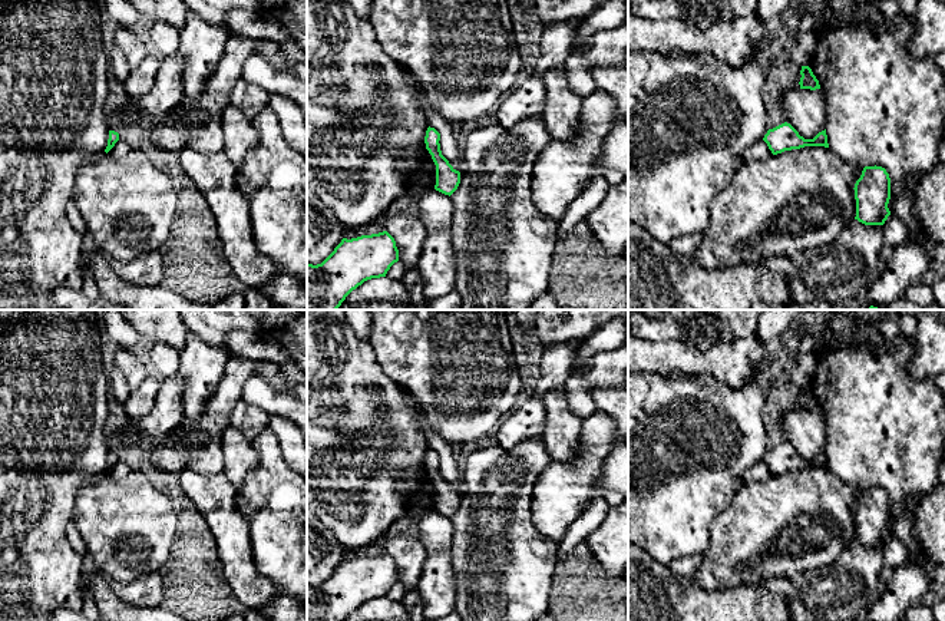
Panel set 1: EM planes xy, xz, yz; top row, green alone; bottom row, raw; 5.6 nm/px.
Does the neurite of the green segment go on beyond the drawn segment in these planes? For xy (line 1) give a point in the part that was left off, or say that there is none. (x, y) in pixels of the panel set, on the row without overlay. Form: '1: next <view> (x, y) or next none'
1: next none

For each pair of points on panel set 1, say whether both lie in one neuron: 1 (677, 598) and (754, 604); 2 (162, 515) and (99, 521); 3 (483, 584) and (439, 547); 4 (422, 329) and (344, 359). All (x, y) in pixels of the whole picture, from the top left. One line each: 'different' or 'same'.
1: same
2: same
3: different
4: different

